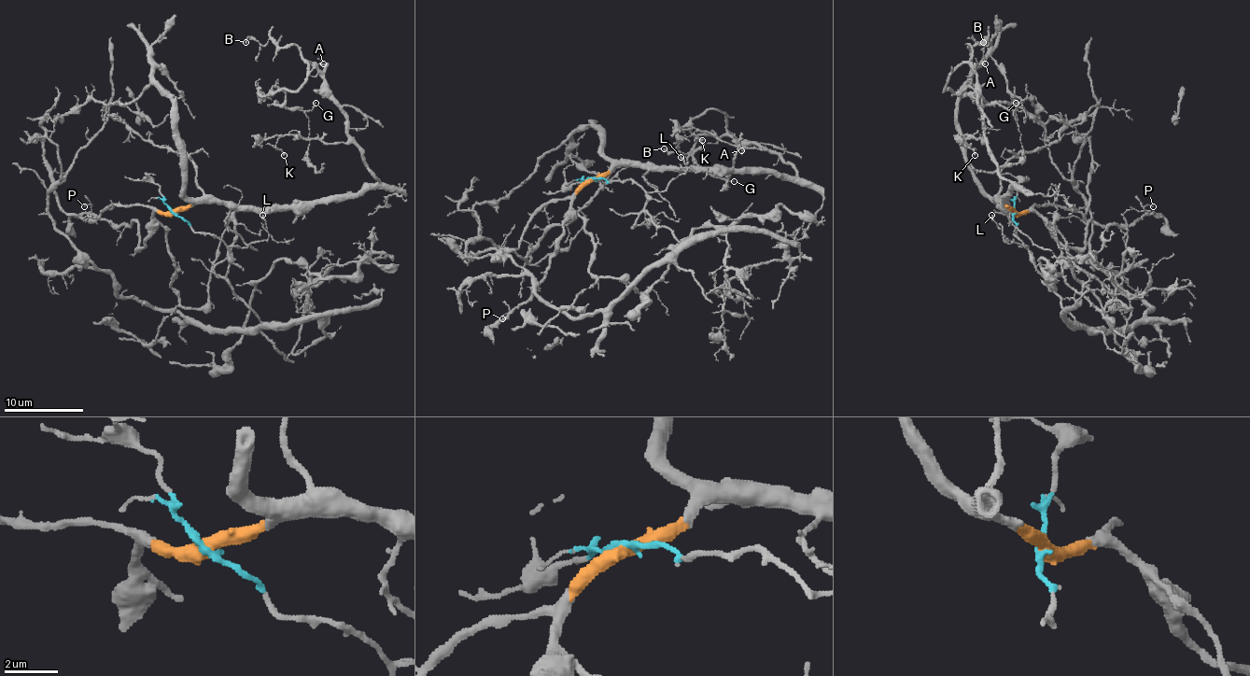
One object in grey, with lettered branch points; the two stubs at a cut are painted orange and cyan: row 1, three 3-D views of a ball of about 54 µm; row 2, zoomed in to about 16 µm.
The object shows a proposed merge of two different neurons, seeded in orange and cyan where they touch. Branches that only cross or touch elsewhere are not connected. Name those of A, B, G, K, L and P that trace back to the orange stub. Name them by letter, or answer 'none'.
A, B, G, K, P

